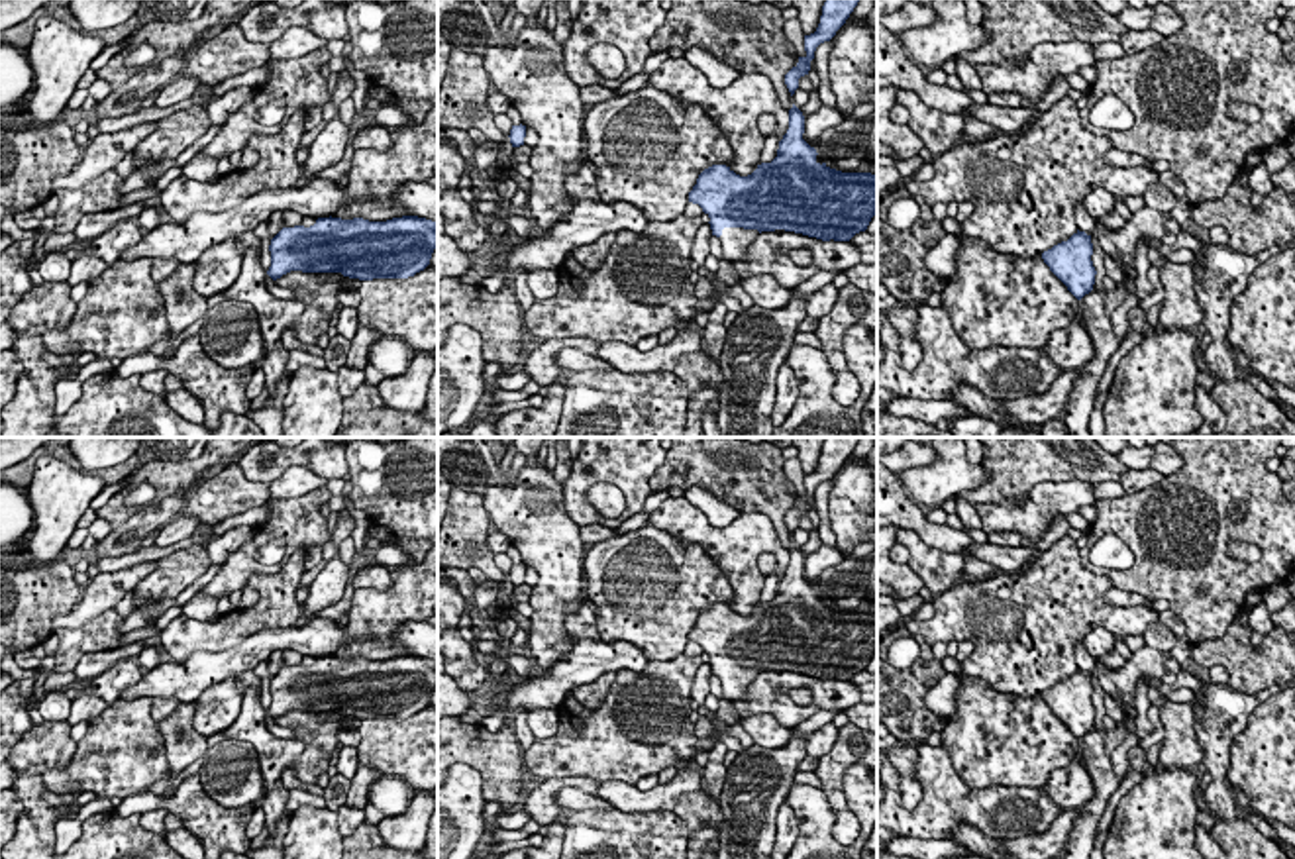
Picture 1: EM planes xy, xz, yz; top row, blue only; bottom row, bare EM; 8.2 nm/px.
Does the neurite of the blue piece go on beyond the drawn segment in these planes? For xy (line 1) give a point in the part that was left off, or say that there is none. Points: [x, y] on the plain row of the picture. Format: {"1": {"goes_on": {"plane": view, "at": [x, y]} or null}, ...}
{"1": {"goes_on": null}}

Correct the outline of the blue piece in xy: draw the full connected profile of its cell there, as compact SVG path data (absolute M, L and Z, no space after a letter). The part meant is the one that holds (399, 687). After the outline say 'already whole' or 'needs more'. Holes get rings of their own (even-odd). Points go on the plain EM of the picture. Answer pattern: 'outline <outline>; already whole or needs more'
outline M402 655L387 661L363 657L318 657L314 665L283 667L269 684L271 706L267 714L277 720L290 710L302 712L341 712L349 718L408 718L430 704L438 686L438 661Z; already whole

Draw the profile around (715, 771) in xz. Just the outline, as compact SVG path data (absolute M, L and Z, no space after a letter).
M722 741L714 743L714 747L708 751L708 763L700 769L700 790L712 798L718 798L724 786L728 771L728 767L724 765L726 753L728 747Z

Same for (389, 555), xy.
M383 545L377 551L373 551L371 557L373 557L375 563L379 563L383 567L388 567L388 569L394 569L394 567L410 563L410 555L404 553L396 545Z

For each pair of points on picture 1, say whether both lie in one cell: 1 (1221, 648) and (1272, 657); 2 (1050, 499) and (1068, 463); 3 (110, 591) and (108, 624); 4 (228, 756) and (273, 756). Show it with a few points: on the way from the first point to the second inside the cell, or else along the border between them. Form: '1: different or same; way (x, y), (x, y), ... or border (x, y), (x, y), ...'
1: same; way (1233, 650), (1241, 657), (1260, 657)
2: different; border (1091, 483), (1040, 481), (1025, 501), (1015, 501)
3: different; border (112, 606), (79, 626), (65, 628)
4: different; border (226, 738), (254, 748), (261, 801)

